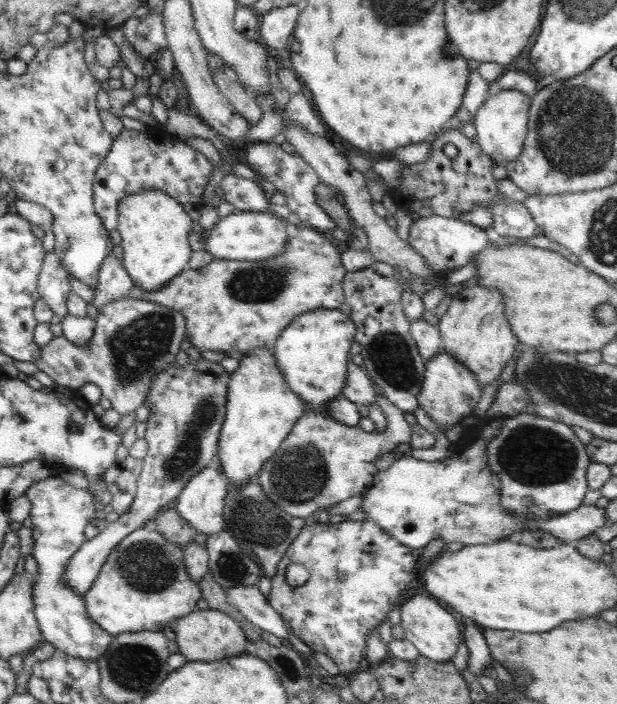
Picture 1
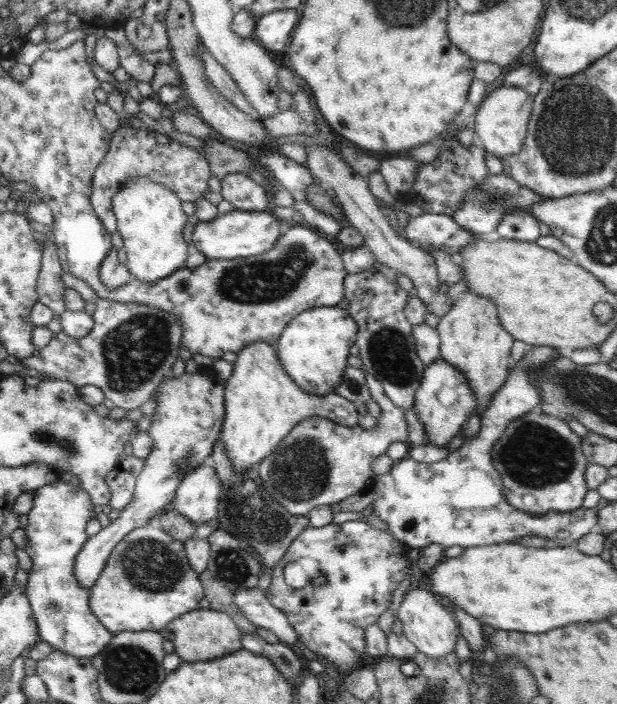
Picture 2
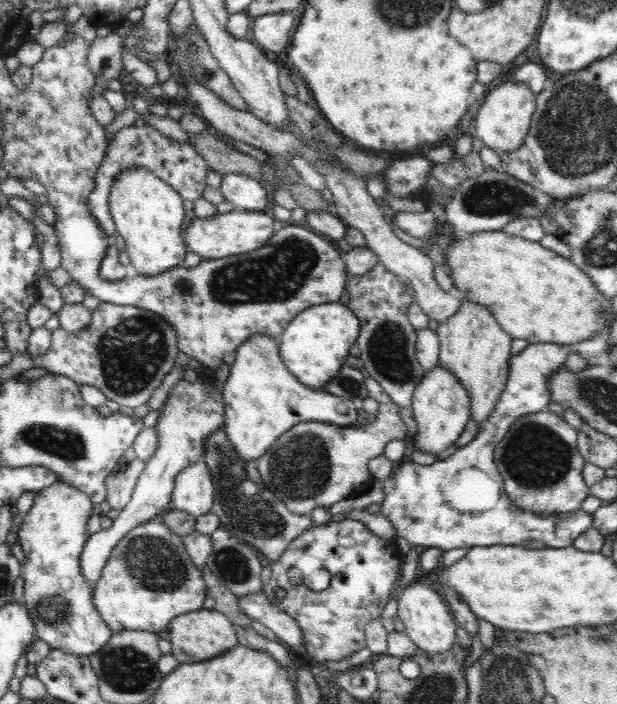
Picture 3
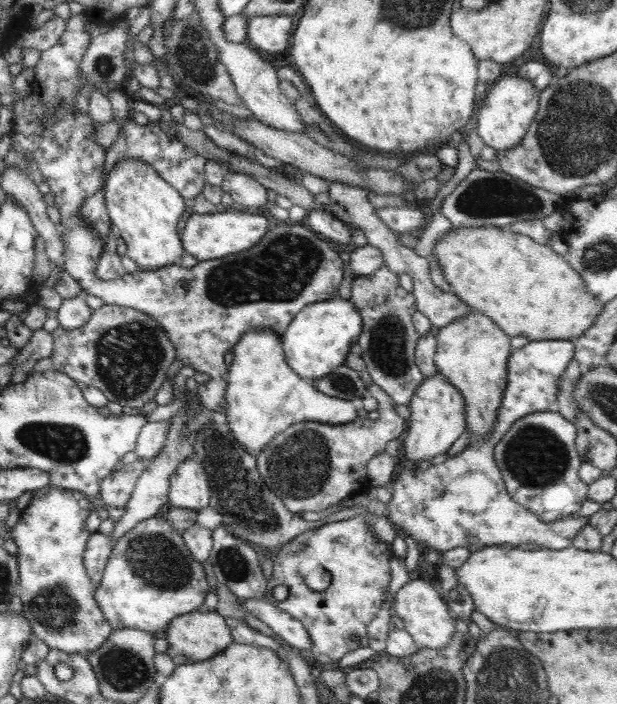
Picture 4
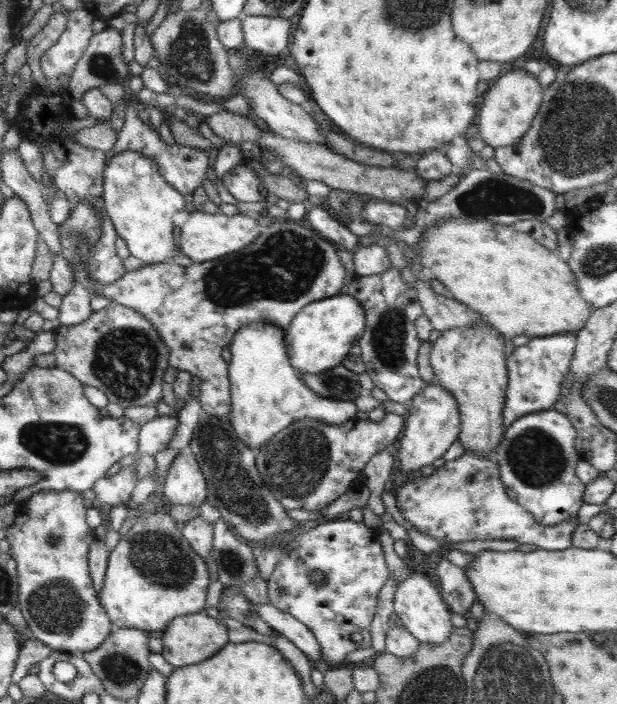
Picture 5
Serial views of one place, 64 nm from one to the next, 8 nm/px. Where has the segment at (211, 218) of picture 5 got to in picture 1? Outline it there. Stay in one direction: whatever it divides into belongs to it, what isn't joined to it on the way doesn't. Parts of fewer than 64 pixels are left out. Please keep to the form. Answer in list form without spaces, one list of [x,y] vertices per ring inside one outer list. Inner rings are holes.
[[[234,211],[207,231],[203,230],[204,250],[214,257],[224,260],[264,260],[284,254],[286,243],[291,237],[292,227],[289,222],[270,212]]]

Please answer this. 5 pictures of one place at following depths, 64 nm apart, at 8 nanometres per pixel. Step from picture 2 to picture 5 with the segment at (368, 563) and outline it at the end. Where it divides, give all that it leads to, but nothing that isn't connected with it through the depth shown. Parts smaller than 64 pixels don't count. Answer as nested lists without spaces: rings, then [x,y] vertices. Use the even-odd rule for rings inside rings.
[[[350,519],[324,520],[295,534],[267,580],[269,603],[303,622],[317,638],[325,667],[346,661],[351,652],[371,648],[370,625],[378,593],[389,579],[388,565],[376,529]],[[311,570],[325,574],[325,583],[314,585]]]

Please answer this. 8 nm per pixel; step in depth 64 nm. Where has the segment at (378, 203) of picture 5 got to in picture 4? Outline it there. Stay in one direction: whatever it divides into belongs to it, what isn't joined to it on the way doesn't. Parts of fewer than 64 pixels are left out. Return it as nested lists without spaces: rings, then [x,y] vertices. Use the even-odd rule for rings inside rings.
[[[384,207],[375,210],[375,215],[394,233],[414,232],[427,222],[425,212],[406,207]]]

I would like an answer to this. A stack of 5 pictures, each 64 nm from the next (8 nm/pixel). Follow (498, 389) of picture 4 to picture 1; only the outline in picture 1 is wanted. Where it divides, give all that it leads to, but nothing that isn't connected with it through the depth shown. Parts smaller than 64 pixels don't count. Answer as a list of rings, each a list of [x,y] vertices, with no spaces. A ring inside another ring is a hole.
[[[481,284],[466,287],[453,297],[445,313],[436,325],[439,328],[443,350],[459,360],[476,377],[482,388],[502,374],[506,362],[520,344],[512,332],[505,315],[503,296]]]

